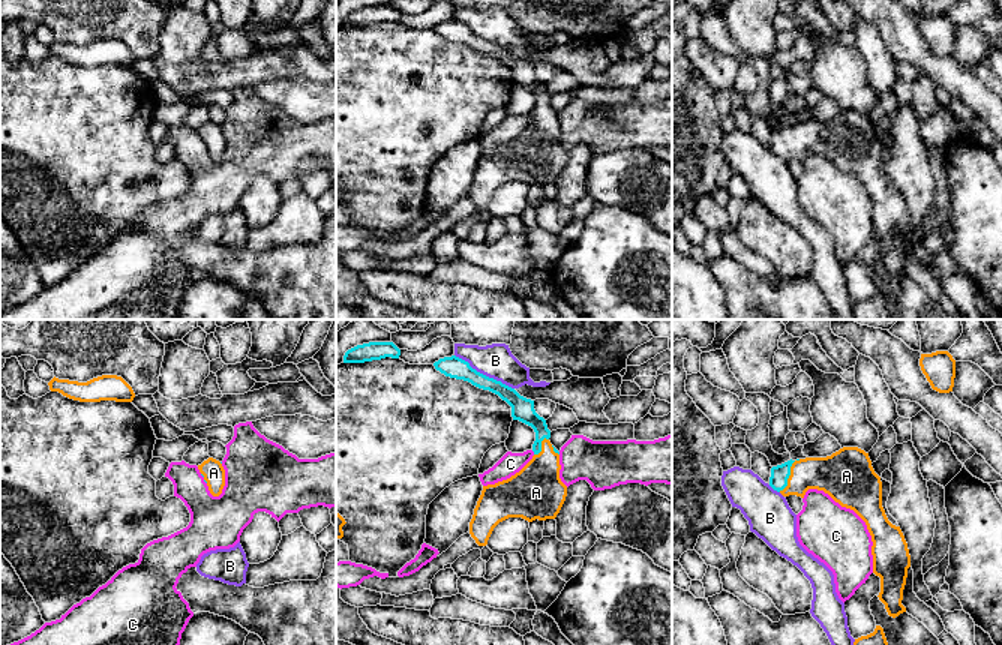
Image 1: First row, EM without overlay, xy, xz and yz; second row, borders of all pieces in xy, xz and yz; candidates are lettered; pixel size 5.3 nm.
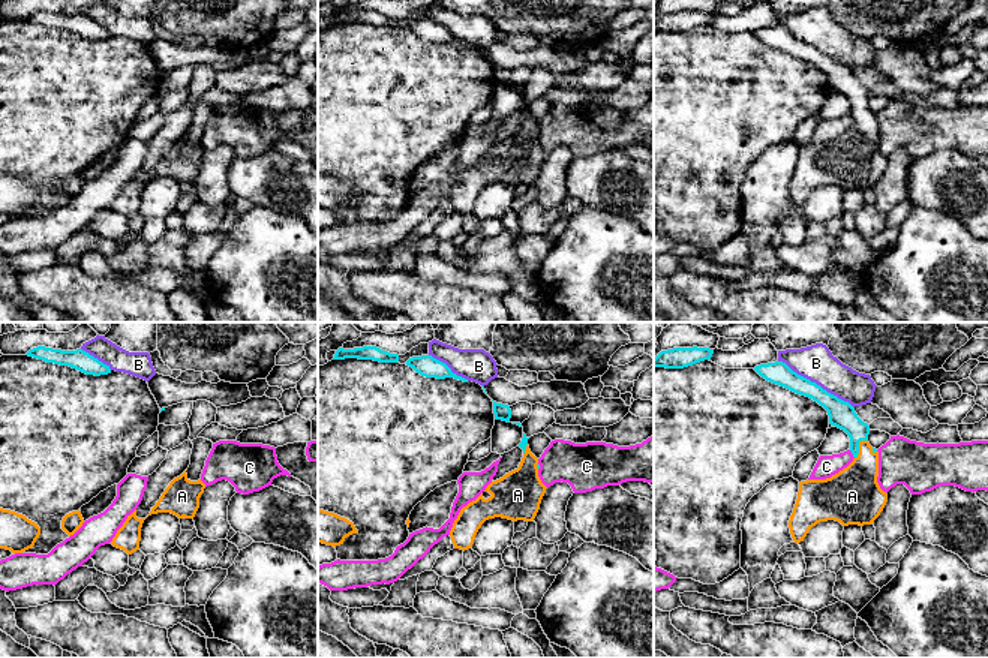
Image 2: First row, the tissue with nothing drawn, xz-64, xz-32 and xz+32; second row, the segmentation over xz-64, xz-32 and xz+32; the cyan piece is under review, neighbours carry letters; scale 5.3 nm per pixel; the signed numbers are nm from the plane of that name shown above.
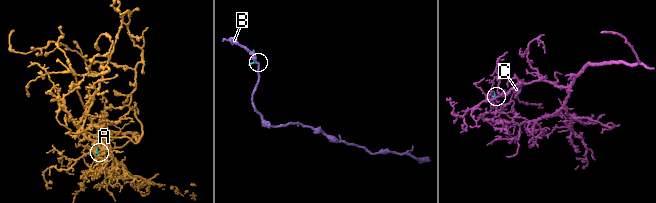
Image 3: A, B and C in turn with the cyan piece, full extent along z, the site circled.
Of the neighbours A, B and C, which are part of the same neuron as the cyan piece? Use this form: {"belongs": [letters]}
{"belongs": ["A"]}

